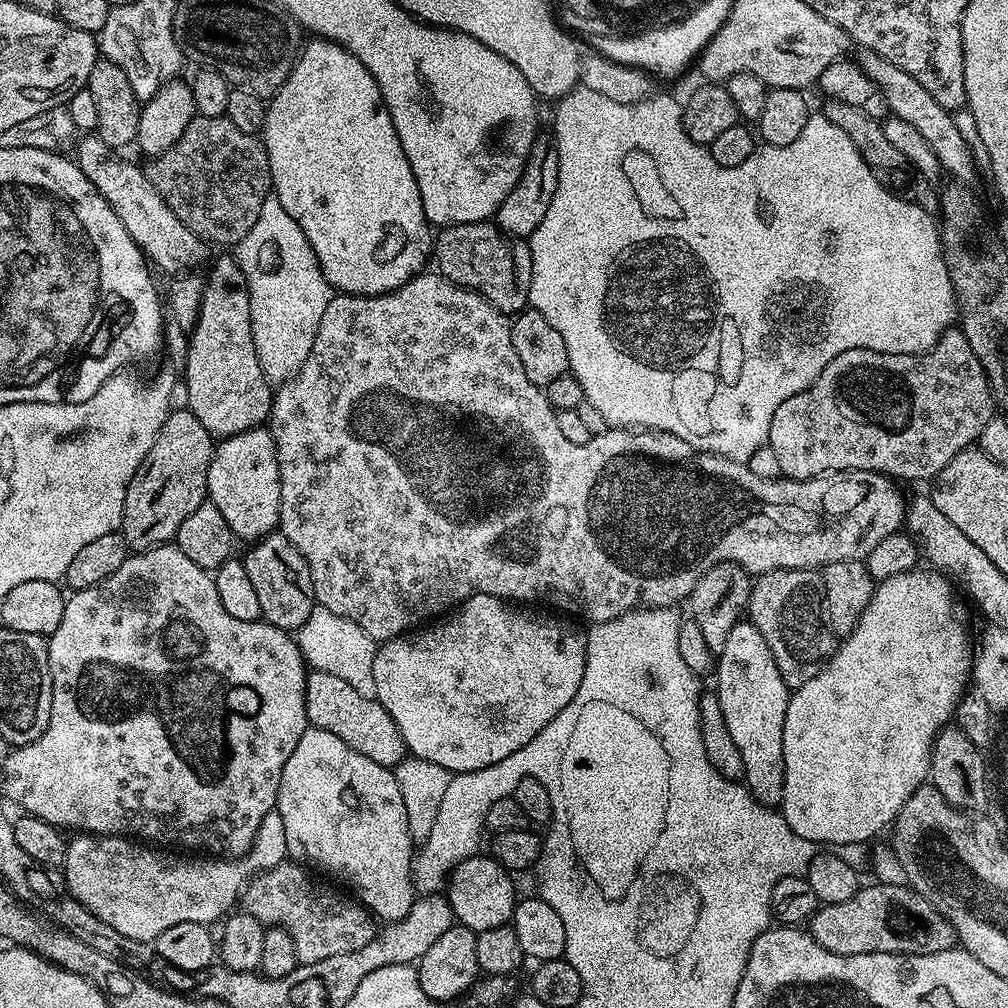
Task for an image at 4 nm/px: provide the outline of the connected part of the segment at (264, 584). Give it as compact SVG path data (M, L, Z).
M277 530L271 536L253 543L248 553L242 556L246 575L258 597L260 615L266 624L272 624L283 632L295 634L310 618L310 610L318 607L314 594L314 578L310 578L310 566L302 554Z

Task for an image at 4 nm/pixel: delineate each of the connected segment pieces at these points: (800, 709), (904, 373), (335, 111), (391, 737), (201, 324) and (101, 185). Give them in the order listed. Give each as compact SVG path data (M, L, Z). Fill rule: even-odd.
M913 570L879 581L862 618L854 626L849 636L839 641L823 668L810 682L795 689L788 697L786 722L782 730L782 758L784 759L784 793L778 805L785 822L798 834L798 838L811 840L817 846L830 843L872 842L880 831L887 829L902 810L906 798L914 794L929 779L928 764L932 760L932 743L936 735L955 717L956 708L970 684L974 648L968 645L968 632L962 621L956 617L956 604L952 601L952 588L947 575L936 570L920 572Z
M953 326L940 335L940 340L929 352L921 352L917 355L910 354L886 354L874 350L846 350L846 354L838 354L822 374L806 390L794 394L794 398L786 398L778 410L774 410L774 418L770 418L770 434L766 445L774 450L778 457L781 477L789 480L809 480L815 476L823 476L825 472L880 472L883 476L903 480L928 480L931 481L938 473L955 458L959 452L973 447L979 441L982 430L986 430L986 422L994 415L992 408L992 395L994 389L988 382L988 376L984 373L982 362L974 354L970 342L966 342L963 332L959 327Z
M316 42L320 44L308 44L303 45L302 51L299 56L296 57L296 65L292 67L292 72L286 78L286 82L283 86L277 90L276 95L272 97L270 103L267 105L268 117L264 119L264 130L262 133L262 143L266 154L268 155L268 165L270 166L270 174L272 175L272 192L278 198L278 202L282 202L282 206L286 210L286 214L290 214L290 218L294 218L294 222L298 222L298 226L306 234L306 238L310 242L310 246L314 250L314 254L318 258L320 263L320 269L324 275L324 279L332 285L333 289L337 293L347 294L350 296L380 296L383 292L393 292L395 288L401 288L406 281L413 280L414 277L421 275L425 271L426 265L429 263L430 257L434 252L434 232L430 227L426 214L422 210L422 194L418 190L418 182L414 178L414 170L410 170L410 162L406 158L406 154L402 150L402 142L398 138L398 134L394 130L394 122L390 118L388 113L388 107L384 105L384 99L380 93L380 87L375 78L370 74L370 70L366 70L366 66L362 66L362 62L354 54L347 52L341 44L333 44L331 42Z
M317 672L307 673L306 679L306 714L309 725L313 728L330 730L337 738L342 738L350 750L358 750L358 754L366 754L370 762L378 762L378 766L395 769L406 759L404 739L390 714L380 701L358 694L354 686L342 682L342 678L334 678L334 674Z
M235 255L218 257L213 262L208 276L206 275L198 322L188 336L188 357L182 381L185 390L188 391L187 411L192 412L194 418L202 422L202 426L206 426L206 430L213 438L242 434L251 428L261 427L272 415L274 388L268 383L266 374L262 374L262 366L254 350L254 334L250 322L250 294L246 278L236 265Z
M99 134L85 135L74 148L74 159L82 174L86 174L98 194L106 198L114 214L118 214L122 226L126 226L132 241L155 267L157 264L164 272L180 274L185 271L184 264L202 263L206 251L204 241L176 217L170 206L166 206L162 194L158 194L158 190L150 182L147 171L143 167L139 168L134 161L123 160L120 156L123 155L117 149L102 142Z

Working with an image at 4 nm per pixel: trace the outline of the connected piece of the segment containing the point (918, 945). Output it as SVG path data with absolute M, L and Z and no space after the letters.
M900 884L862 886L853 896L846 898L846 902L817 908L810 921L810 934L826 950L843 956L875 952L921 956L938 954L938 950L953 947L957 938L950 922L946 922L926 898L912 891L911 887Z

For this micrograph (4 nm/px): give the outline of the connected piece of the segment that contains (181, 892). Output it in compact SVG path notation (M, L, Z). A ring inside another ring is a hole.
M274 810L262 818L262 826L246 855L239 858L207 858L208 860L187 860L184 856L171 856L168 850L157 850L140 842L122 836L93 836L80 834L69 843L68 853L62 865L63 887L67 895L78 901L86 910L114 926L121 934L155 942L162 930L178 926L178 922L198 922L210 925L215 920L223 920L237 907L242 889L249 878L262 873L267 868L283 864L289 859L286 846L286 830L282 814Z

